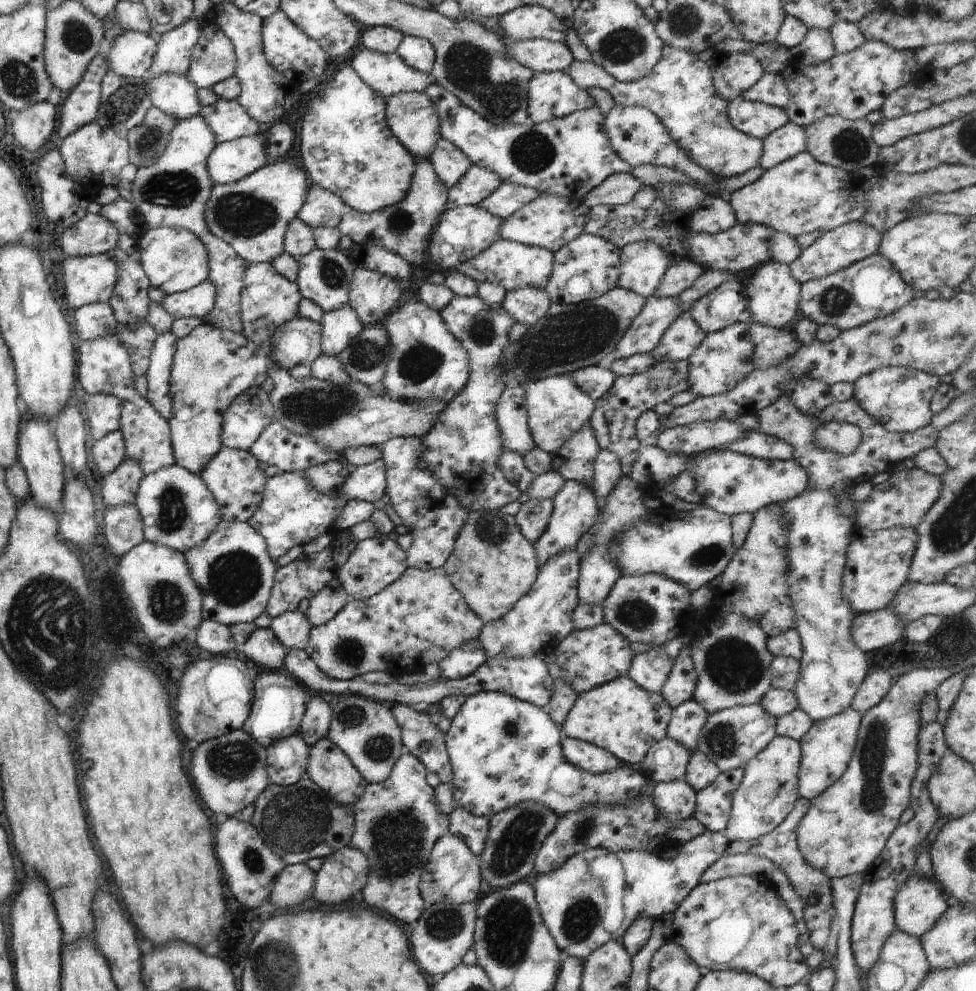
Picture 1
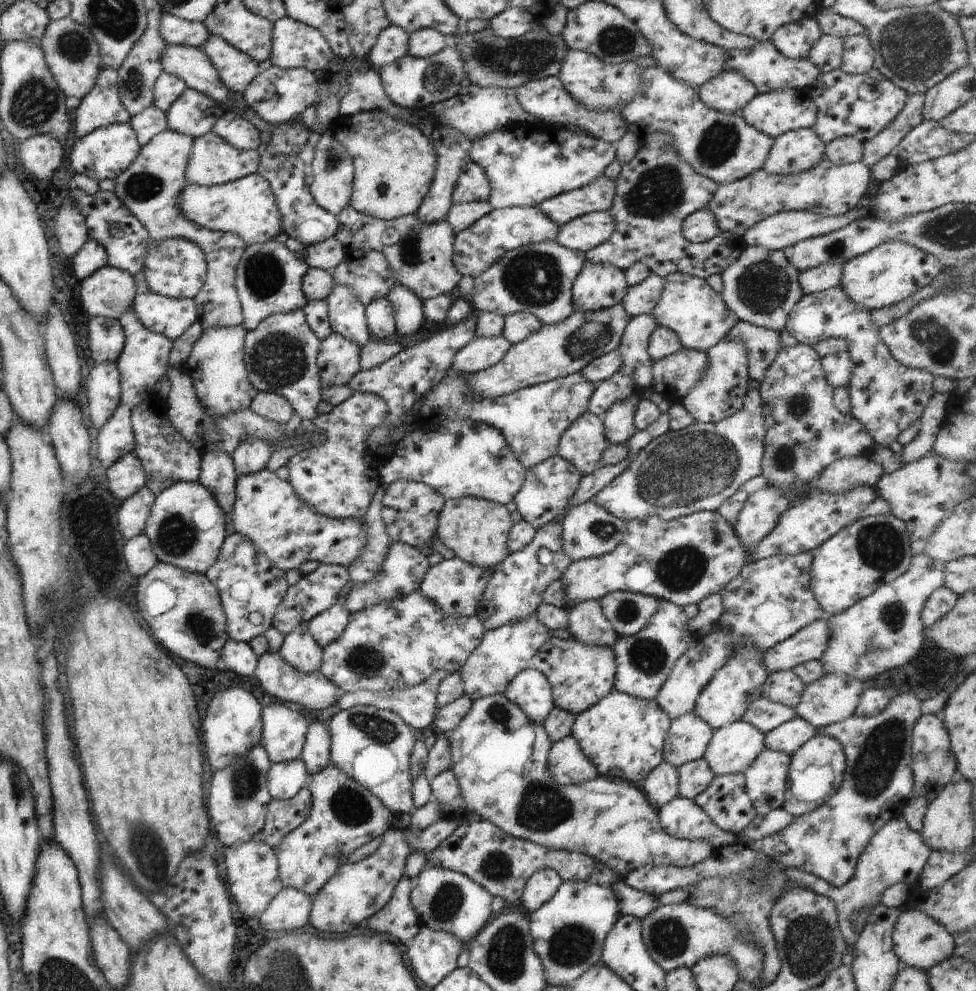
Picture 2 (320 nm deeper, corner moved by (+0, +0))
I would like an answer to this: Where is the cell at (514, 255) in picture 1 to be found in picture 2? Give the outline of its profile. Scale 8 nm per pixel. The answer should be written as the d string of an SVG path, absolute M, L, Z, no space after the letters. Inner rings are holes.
M543 241L517 247L502 254L488 269L473 278L471 306L477 311L489 311L505 317L511 313L529 313L542 325L563 322L574 310L571 302L570 288L573 280L584 263L584 253L565 248L557 241Z

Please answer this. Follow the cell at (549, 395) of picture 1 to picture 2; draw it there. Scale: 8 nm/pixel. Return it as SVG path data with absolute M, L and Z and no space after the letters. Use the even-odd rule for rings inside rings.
M585 412L561 433L556 454L570 462L581 476L590 475L601 467L601 455L608 446L600 418Z

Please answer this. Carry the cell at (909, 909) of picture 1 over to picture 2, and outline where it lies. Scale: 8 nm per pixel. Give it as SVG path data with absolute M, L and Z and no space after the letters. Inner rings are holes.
M913 909L901 910L894 922L891 938L893 954L898 958L901 966L924 973L934 964L939 964L947 957L953 956L954 940L952 936L936 921Z

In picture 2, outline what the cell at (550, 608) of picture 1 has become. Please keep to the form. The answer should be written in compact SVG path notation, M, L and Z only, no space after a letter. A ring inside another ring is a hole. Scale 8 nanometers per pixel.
M534 613L523 622L484 632L477 648L457 672L462 682L463 695L471 702L481 697L501 695L505 692L506 684L516 674L529 668L533 653L549 638L549 630L537 621Z

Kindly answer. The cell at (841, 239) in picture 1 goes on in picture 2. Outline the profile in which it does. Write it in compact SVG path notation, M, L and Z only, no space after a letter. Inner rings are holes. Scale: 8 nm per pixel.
M831 263L801 271L798 274L798 285L802 295L823 292L824 290L835 288L839 284L841 265Z

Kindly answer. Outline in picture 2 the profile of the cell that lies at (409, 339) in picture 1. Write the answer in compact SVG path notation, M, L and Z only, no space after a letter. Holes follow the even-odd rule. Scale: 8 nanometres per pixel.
M503 335L472 338L456 352L449 369L476 373L497 364L510 347Z

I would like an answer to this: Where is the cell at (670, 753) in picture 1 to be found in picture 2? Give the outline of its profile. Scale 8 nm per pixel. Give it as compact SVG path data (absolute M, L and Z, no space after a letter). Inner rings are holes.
M661 761L640 782L639 790L654 808L667 804L678 794L677 771L665 761Z

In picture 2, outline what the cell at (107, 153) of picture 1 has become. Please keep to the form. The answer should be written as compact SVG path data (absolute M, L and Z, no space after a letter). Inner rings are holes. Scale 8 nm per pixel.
M113 123L78 137L67 157L70 166L76 173L84 174L97 183L104 178L114 179L118 174L121 174L133 162L139 149L135 133L128 123Z

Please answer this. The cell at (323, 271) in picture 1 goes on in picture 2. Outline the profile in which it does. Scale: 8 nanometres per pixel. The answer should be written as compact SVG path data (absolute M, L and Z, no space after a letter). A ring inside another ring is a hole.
M335 285L324 300L332 333L362 347L369 341L364 306L353 296L349 288Z

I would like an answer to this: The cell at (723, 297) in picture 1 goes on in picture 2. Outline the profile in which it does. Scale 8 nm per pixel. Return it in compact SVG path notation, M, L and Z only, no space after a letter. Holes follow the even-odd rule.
M681 273L662 277L661 294L649 315L657 326L674 332L683 349L701 352L723 340L727 331L737 321L736 316L725 306L721 295L714 292L703 279Z

